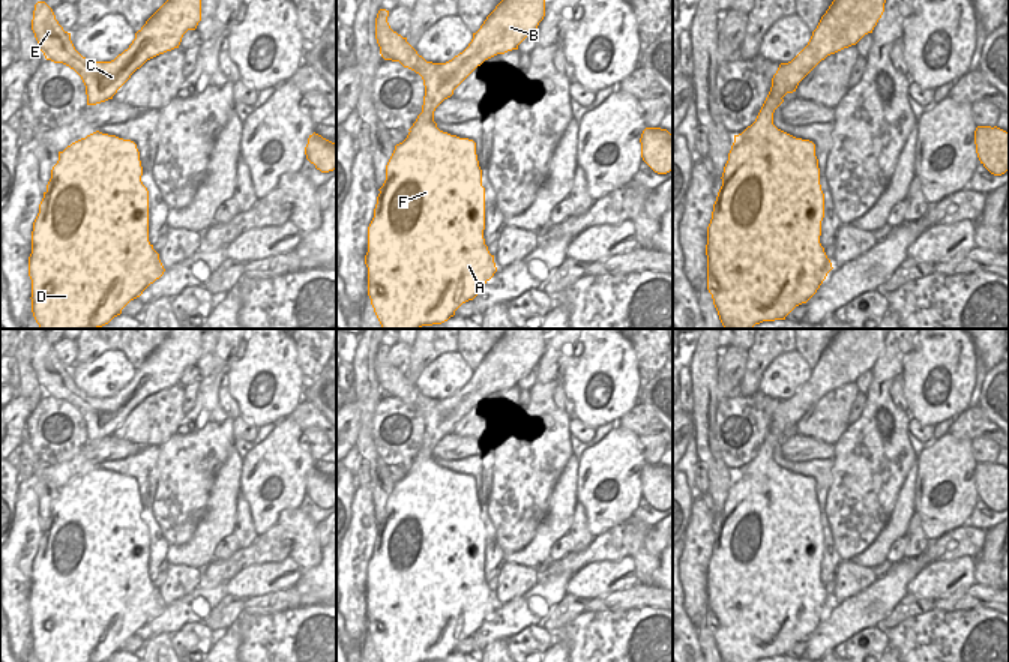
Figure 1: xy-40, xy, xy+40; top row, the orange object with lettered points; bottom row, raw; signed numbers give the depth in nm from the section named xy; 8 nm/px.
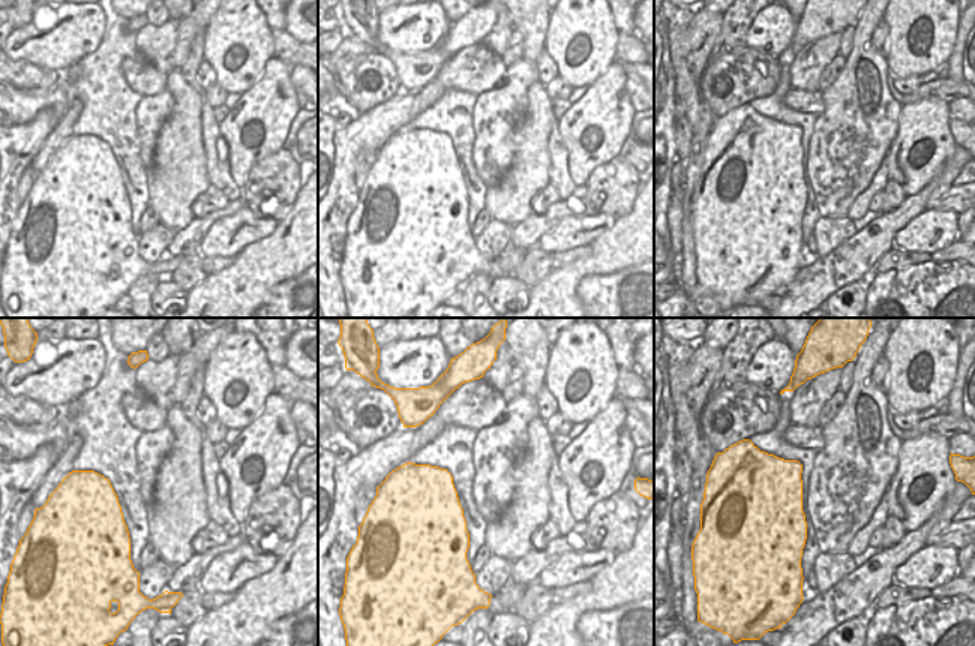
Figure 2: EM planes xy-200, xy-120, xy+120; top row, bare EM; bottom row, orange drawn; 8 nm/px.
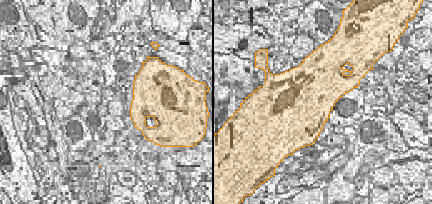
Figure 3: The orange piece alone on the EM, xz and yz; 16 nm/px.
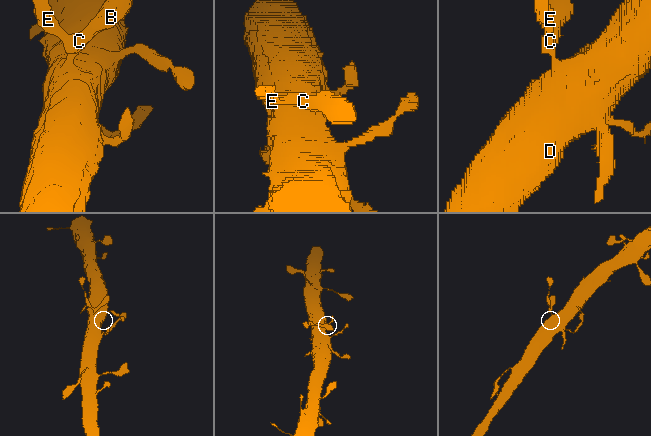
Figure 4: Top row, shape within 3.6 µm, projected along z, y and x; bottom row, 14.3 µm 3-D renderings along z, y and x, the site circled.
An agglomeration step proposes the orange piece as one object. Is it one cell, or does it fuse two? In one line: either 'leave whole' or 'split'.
leave whole

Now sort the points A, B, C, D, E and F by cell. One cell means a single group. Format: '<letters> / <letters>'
A B C D E F

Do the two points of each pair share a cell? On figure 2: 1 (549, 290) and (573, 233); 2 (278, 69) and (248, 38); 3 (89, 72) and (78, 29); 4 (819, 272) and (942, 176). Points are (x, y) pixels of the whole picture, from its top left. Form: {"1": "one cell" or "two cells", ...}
{"1": "two cells", "2": "two cells", "3": "two cells", "4": "one cell"}

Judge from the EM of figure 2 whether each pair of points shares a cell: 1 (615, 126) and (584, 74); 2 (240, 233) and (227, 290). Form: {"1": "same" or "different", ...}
{"1": "different", "2": "different"}

